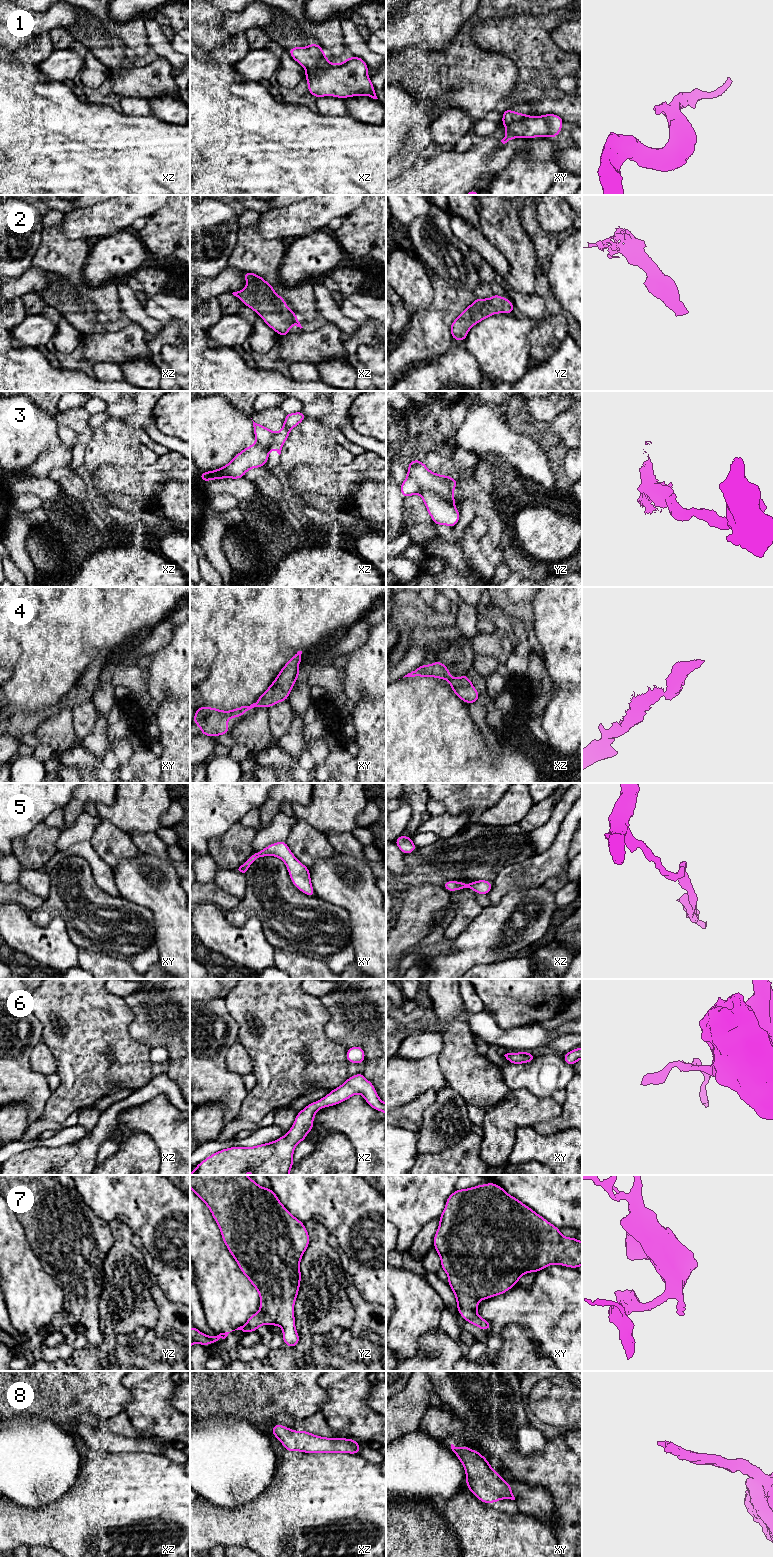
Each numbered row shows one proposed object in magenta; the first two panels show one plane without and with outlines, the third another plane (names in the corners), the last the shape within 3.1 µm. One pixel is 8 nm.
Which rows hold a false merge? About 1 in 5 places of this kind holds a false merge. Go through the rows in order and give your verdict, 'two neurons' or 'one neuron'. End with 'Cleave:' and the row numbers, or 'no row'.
1: two neurons
2: one neuron
3: one neuron
4: one neuron
5: one neuron
6: one neuron
7: one neuron
8: one neuron
Cleave: 1

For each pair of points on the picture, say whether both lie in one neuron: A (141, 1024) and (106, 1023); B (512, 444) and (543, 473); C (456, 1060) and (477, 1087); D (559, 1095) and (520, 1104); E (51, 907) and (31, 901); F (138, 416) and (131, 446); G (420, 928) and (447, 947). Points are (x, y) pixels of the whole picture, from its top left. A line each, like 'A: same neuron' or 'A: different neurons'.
A: different neurons
B: same neuron
C: same neuron
D: different neurons
E: different neurons
F: different neurons
G: different neurons

